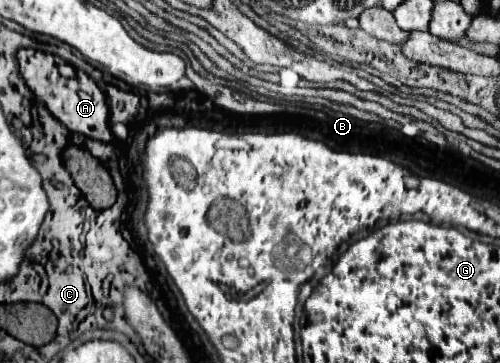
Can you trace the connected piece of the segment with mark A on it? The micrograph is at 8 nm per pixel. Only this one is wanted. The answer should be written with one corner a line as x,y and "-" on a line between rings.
22,48
16,54
18,58
18,70
26,82
26,86
34,92
36,98
40,98
50,114
58,118
68,130
80,132
88,138
96,140
110,140
110,128
108,128
108,104
102,90
96,86
96,82
82,70
76,70
74,78
62,78
58,72
58,66
64,64
62,58
56,58
52,54

